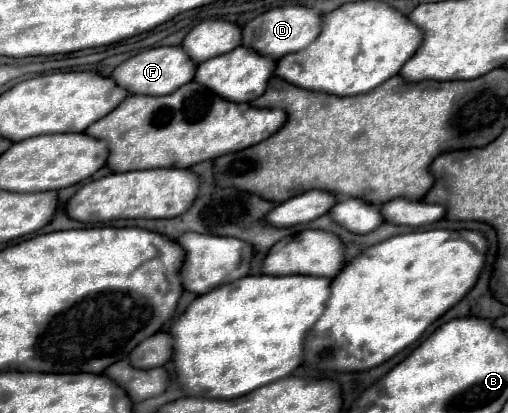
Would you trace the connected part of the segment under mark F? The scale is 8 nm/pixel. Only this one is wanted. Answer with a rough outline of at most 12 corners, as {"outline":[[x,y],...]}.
{"outline":[[180,46],[144,50],[114,68],[130,94],[168,94],[192,82]]}

